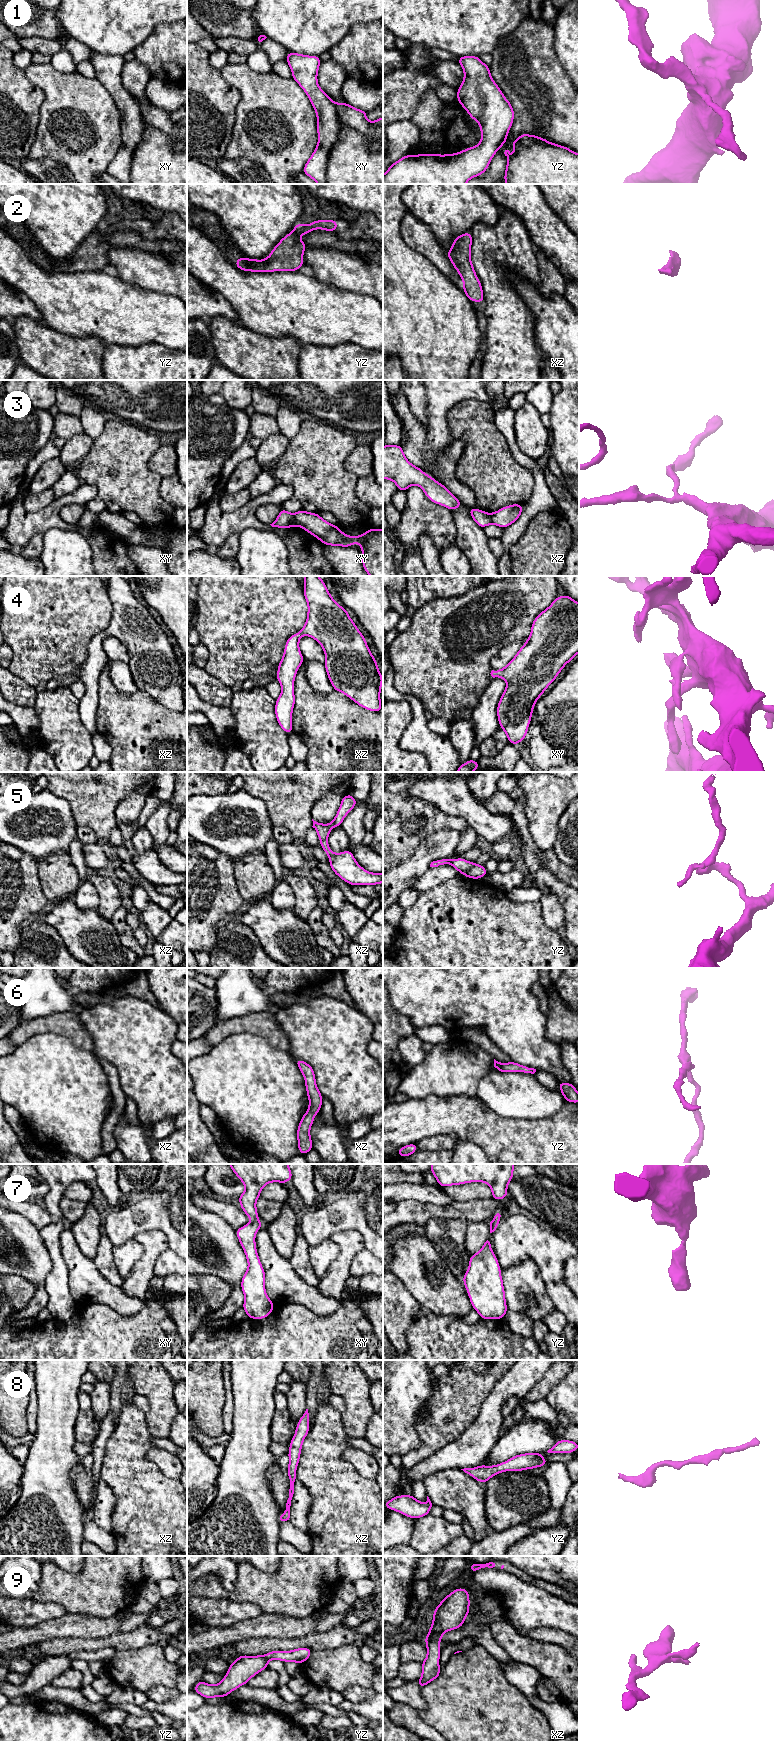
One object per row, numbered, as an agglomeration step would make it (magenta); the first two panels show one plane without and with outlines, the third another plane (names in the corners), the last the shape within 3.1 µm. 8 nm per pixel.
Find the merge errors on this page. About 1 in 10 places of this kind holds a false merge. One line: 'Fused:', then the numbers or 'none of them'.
Fused: 3, 9

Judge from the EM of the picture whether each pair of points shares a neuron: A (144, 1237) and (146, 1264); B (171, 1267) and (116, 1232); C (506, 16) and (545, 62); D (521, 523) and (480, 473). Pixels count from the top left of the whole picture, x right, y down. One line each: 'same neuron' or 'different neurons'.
A: same neuron
B: different neurons
C: different neurons
D: different neurons

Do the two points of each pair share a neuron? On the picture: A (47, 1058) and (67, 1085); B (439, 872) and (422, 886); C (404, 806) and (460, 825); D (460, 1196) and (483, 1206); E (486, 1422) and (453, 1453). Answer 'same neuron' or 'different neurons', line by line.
A: same neuron
B: same neuron
C: same neuron
D: different neurons
E: same neuron

